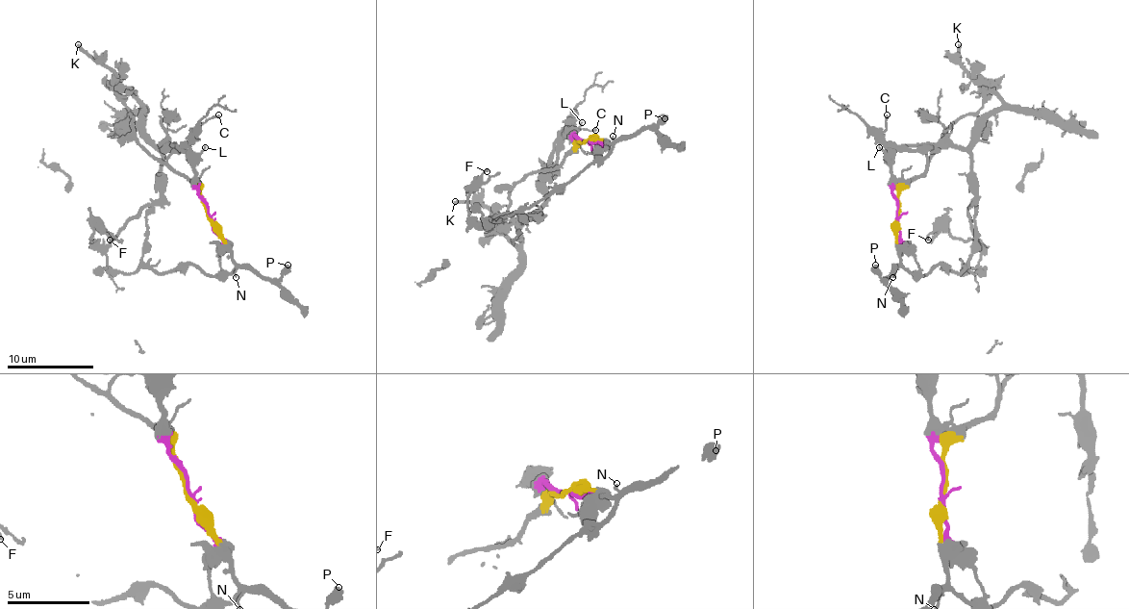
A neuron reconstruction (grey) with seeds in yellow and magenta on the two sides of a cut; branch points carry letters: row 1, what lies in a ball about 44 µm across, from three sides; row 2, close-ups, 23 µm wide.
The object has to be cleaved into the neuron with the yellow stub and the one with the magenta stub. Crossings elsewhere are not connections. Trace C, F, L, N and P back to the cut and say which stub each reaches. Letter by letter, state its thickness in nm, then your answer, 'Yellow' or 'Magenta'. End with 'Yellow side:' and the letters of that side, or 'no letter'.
C: Thickness 160 nm. Magenta
F: Thickness 190 nm. Magenta
L: Thickness 140 nm. Magenta
N: Thickness 120 nm. Yellow
P: Thickness 600 nm. Yellow
Yellow side: N, P

